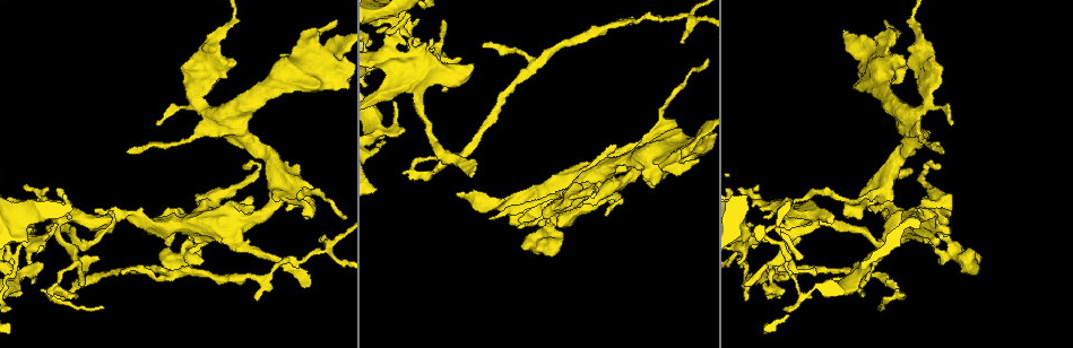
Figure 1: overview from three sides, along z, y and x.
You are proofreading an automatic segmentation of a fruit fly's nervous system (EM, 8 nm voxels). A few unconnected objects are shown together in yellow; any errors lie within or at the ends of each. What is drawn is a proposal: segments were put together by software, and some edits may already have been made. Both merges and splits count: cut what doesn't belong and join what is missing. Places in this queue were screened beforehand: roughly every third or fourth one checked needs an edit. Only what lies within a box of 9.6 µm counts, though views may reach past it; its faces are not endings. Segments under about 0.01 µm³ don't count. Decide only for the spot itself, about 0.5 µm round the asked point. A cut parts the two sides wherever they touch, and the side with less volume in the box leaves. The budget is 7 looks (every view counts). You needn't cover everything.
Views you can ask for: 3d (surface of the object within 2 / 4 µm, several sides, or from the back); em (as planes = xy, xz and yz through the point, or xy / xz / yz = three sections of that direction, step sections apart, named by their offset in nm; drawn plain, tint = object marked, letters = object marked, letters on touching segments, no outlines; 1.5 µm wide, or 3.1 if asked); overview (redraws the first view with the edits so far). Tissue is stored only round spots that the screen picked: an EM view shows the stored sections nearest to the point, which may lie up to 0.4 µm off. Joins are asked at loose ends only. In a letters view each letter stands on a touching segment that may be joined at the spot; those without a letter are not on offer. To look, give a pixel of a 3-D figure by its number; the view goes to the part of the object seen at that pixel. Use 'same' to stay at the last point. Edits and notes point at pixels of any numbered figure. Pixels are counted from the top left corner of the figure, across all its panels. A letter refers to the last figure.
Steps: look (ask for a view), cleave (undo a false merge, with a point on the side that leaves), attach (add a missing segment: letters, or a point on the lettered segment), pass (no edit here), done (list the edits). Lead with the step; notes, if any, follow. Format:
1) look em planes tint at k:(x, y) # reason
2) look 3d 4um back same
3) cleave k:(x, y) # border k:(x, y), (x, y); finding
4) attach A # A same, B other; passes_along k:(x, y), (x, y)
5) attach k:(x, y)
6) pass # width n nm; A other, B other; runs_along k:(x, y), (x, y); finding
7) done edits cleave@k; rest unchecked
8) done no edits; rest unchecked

look em planes plain at 1:(952, 123) # thin end

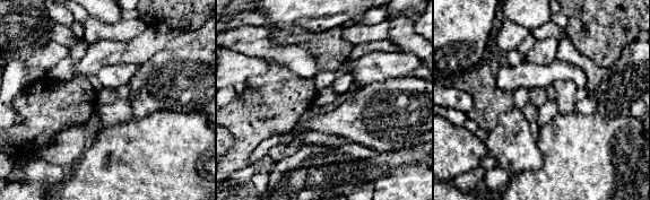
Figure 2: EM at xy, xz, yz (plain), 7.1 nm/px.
look em planes letters same # what lies round it

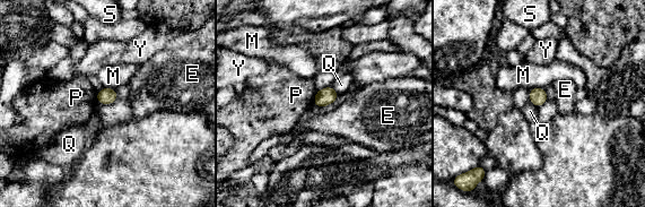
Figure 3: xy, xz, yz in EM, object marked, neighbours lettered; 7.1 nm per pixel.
pass # width 110 nm; E other, M other, P other, Q other, S other, Y other; no lettered segment goes on from it

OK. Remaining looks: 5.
look 3d 2um at 1:(111, 218) # free end

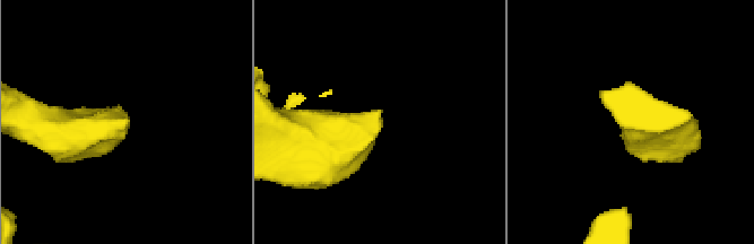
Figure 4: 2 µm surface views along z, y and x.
look em xz step 4 tint at 4:(129, 119) # shape alone is not enough

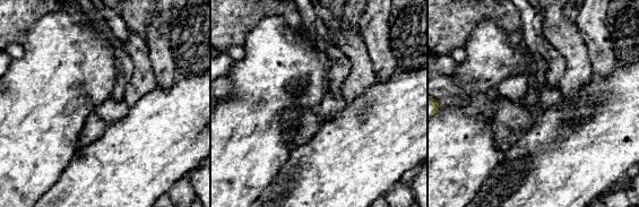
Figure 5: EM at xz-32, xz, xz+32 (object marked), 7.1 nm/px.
look em planes letters same # cut it another way

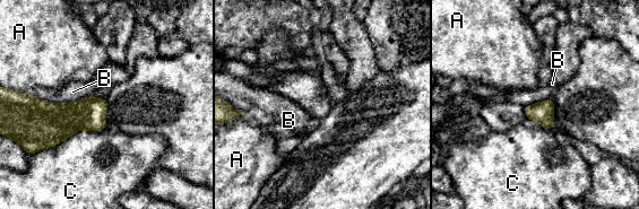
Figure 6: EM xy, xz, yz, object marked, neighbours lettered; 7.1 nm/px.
pass # A other, B other, C other; border 6:(106, 128), (77, 130), (45, 149); none of them fits

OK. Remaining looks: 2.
look 3d 2um back at 1:(29, 264) # tapers out

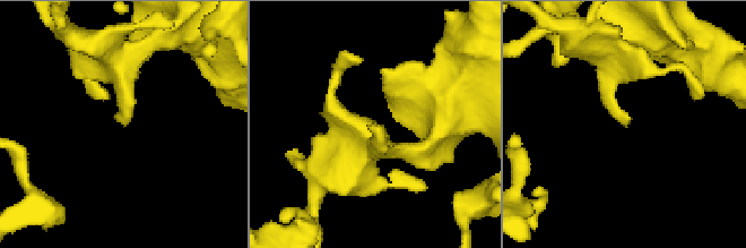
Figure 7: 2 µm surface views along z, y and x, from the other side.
look em yz step 4 letters at 7:(381, 129) # need the tissue

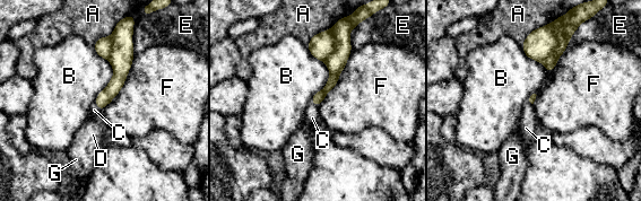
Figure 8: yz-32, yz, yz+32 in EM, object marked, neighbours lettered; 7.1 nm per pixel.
attach C # longest_contact F 460 nm; A other, B other, C same, D other, E other, F other, G other; passes_along 8:(104, 97), (96, 105), (94, 110); the neuron continues

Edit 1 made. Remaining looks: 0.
done edits attach@8; rest unchecked

